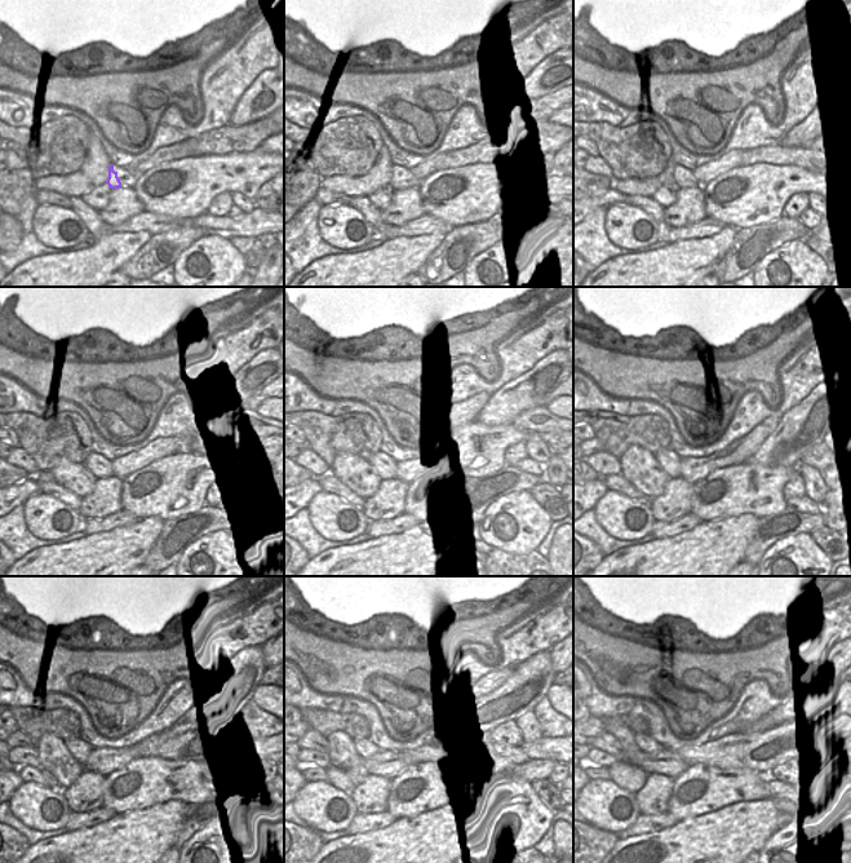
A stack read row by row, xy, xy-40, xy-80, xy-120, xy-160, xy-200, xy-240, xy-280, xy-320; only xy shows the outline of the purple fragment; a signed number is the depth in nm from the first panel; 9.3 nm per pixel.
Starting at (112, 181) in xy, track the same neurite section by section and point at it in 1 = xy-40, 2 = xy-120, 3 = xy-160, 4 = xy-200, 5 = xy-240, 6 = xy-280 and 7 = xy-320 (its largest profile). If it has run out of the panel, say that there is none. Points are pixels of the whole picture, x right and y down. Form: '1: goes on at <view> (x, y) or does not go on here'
1: goes on at xy-40 (399, 180)
2: goes on at xy-120 (96, 464)
3: goes on at xy-160 (385, 465)
4: goes on at xy-200 (669, 461)
5: goes on at xy-240 (79, 749)
6: goes on at xy-280 (364, 747)
7: goes on at xy-320 (646, 743)

